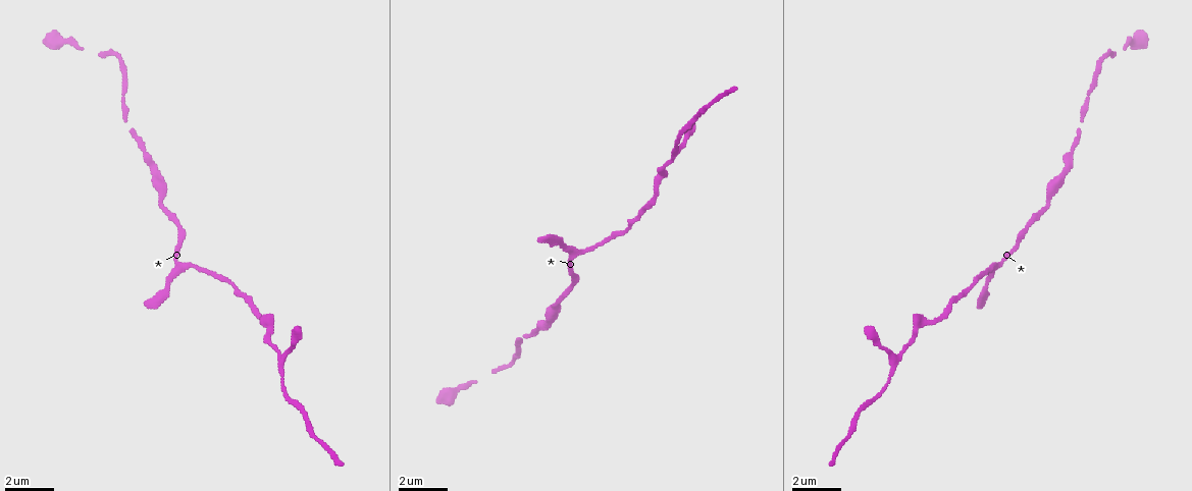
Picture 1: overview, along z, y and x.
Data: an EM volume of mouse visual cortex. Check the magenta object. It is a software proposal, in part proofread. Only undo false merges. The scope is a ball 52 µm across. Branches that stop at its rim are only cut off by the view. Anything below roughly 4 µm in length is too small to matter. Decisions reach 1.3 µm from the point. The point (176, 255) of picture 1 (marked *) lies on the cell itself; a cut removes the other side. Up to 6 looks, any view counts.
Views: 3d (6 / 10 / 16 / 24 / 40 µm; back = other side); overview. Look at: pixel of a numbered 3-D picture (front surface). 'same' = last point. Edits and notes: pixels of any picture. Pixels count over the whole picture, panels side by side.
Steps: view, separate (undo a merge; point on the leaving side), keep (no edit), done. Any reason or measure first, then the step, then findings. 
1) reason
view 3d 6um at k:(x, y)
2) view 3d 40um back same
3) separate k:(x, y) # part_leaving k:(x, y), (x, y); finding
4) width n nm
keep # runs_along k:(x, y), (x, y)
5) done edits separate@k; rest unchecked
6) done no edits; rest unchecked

thick turns thin
view 3d 16um at 1:(149, 159)

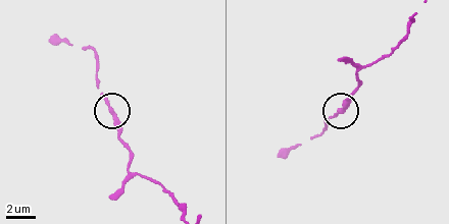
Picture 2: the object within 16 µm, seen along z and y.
zoom in
view 3d 6um same

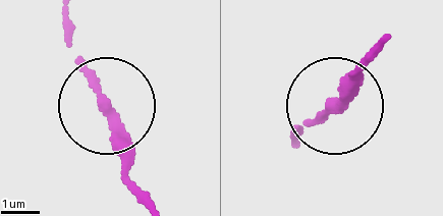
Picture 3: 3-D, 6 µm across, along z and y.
keep # runs_along 3:(147, 200), (105, 93), (66, 37); continuous, no second cell

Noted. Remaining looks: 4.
a narrow waist
view 3d 16um at 1:(1113, 55)

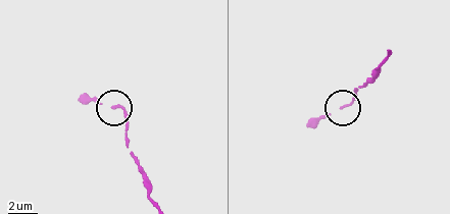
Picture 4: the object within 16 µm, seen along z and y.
keep # runs_along 4:(156, 205), (131, 150), (123, 113), (86, 97); continuous, no second cell

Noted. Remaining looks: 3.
thin arm on a thick one
view 3d 6um at 1:(672, 157)

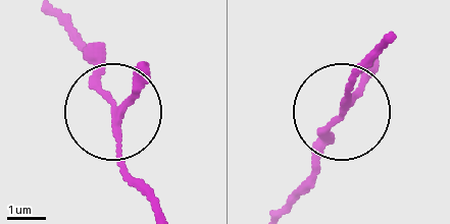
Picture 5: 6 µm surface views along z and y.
keep # runs_along 5:(286, 204), (342, 119), (361, 61); all the same cell

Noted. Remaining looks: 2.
done no edits; rest unchecked

